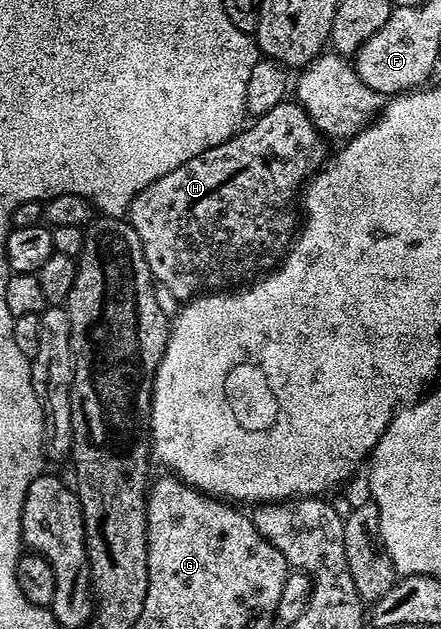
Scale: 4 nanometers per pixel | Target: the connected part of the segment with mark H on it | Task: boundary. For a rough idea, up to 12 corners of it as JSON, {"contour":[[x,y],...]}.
{"contour":[[279,104],[136,195],[126,219],[181,302],[252,282],[329,159]]}

